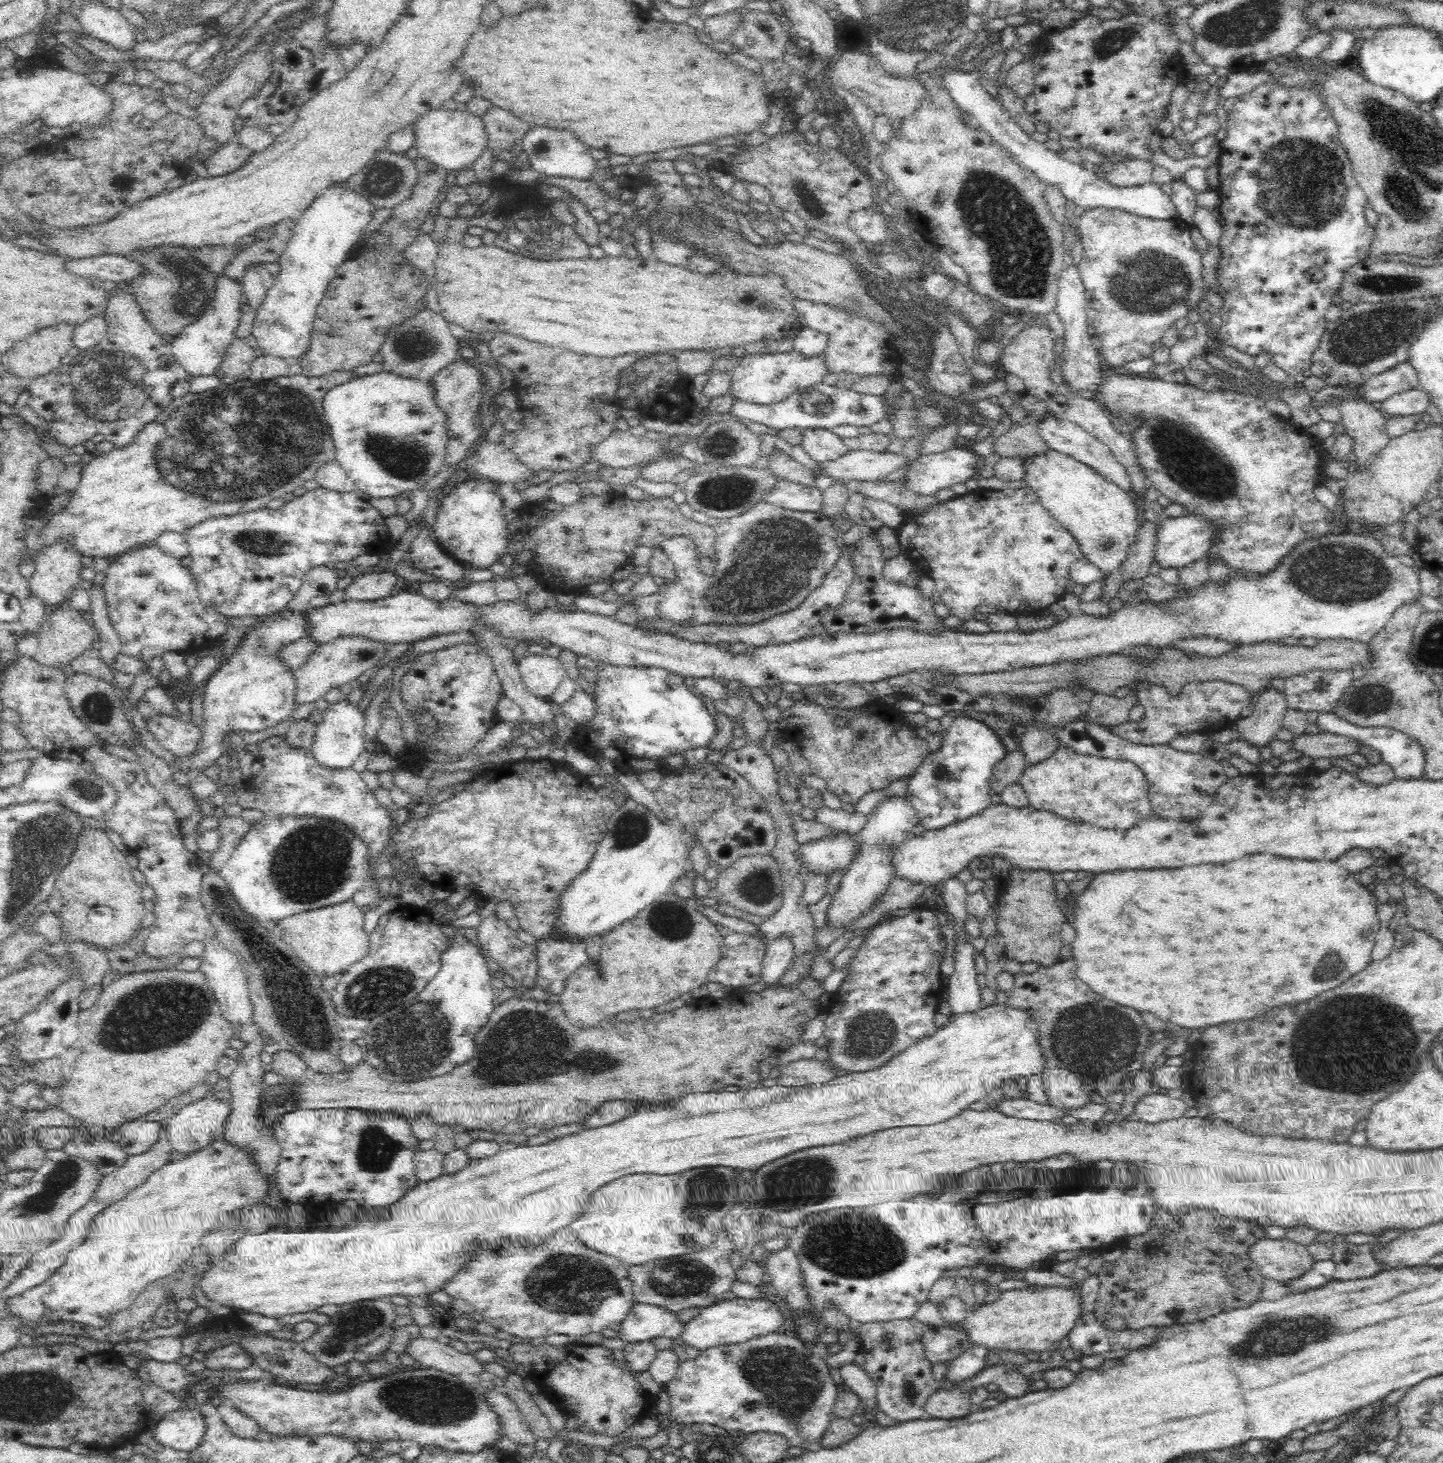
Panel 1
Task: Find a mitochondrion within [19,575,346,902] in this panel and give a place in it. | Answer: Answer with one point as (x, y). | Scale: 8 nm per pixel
(88, 791)

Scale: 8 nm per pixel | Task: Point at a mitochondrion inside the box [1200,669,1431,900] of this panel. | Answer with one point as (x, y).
(1374, 699)

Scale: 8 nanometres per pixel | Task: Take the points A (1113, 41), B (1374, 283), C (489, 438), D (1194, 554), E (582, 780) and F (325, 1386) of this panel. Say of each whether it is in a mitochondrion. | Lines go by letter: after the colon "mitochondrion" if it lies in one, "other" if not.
A: mitochondrion
B: mitochondrion
C: other
D: other
E: other
F: other

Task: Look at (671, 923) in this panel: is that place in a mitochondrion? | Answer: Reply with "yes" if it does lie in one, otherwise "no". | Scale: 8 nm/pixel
yes

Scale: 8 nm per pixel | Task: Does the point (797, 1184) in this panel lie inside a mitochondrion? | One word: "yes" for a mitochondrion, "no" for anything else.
yes

